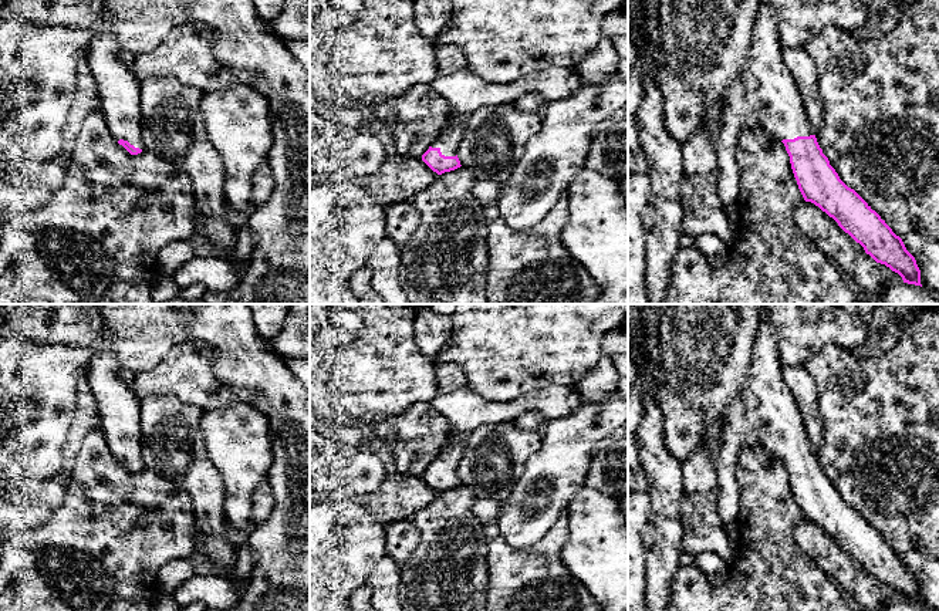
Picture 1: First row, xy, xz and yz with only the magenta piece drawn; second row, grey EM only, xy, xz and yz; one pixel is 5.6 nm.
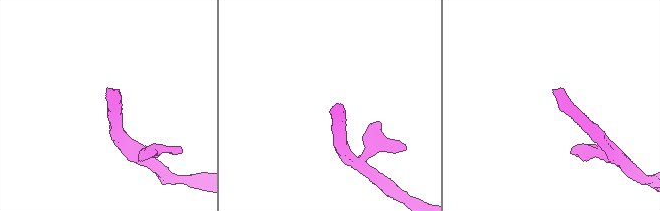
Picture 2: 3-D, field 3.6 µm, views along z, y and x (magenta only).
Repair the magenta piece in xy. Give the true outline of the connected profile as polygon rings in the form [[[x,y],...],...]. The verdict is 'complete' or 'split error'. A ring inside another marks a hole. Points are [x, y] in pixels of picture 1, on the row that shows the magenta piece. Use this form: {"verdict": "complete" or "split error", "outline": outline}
{"verdict": "split error", "outline": [[[104,10],[97,23],[97,36],[88,50],[88,64],[98,88],[99,108],[107,126],[131,155],[142,152],[141,81],[118,60],[118,40],[105,26],[112,17]]]}

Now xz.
{"verdict": "split error", "outline": [[[554,67],[531,74],[513,84],[490,84],[467,70],[439,74],[430,84],[452,108],[453,115],[439,138],[422,155],[422,161],[438,175],[460,168],[457,148],[466,129],[467,118],[482,107],[511,104],[534,92],[544,104],[575,92],[581,85],[580,75],[565,67]]]}

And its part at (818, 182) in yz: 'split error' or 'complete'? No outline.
split error

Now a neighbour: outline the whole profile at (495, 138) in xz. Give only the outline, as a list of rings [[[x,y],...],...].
[[[511,104],[482,107],[466,121],[466,129],[457,148],[463,168],[473,172],[477,180],[503,185],[511,175],[513,166],[521,159],[527,142],[540,131],[543,111],[524,112]]]

